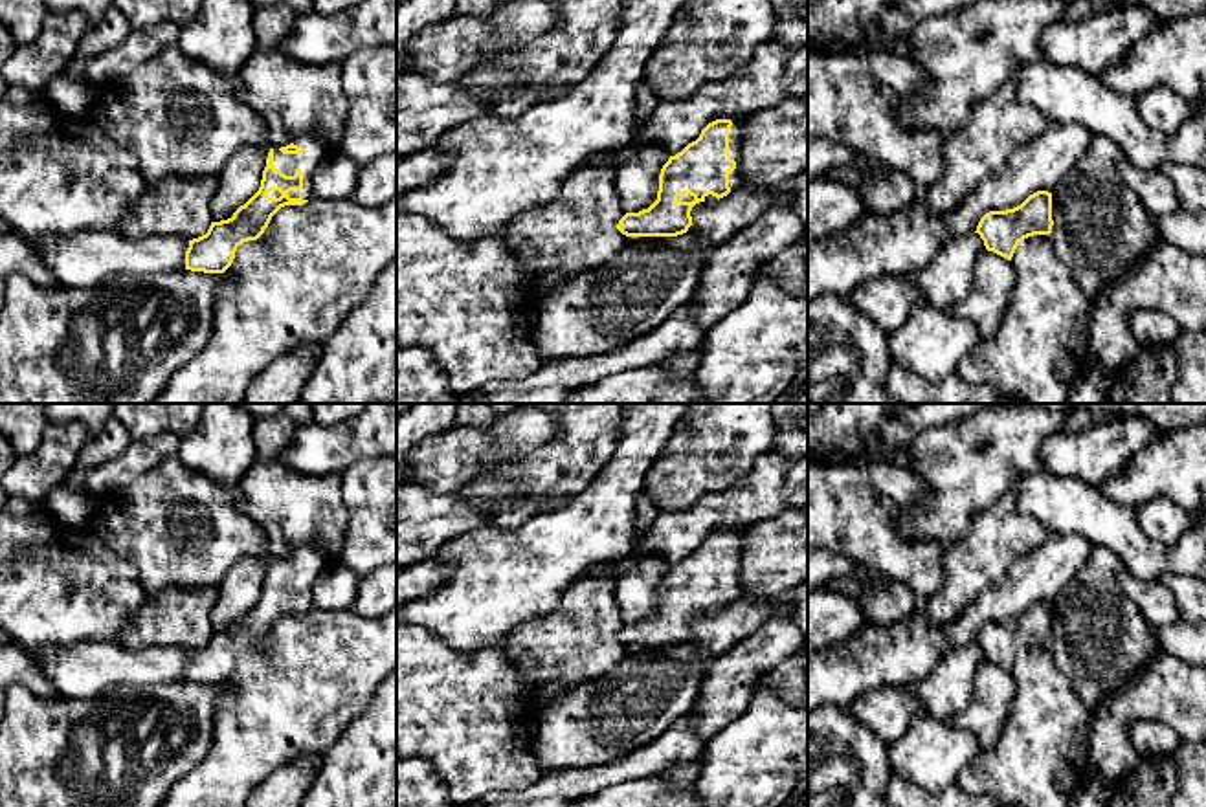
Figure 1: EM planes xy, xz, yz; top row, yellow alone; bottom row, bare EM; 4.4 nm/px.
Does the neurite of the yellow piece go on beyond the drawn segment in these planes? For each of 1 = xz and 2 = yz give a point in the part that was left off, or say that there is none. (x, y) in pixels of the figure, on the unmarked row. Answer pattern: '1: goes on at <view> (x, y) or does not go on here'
1: goes on at xz (735, 545)
2: does not go on here

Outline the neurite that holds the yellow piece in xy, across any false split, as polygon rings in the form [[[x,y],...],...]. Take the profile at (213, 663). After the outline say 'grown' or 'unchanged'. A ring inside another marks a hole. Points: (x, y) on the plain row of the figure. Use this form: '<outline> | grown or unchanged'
[[[314,548],[270,559],[259,602],[231,629],[211,633],[206,646],[189,651],[185,680],[224,684],[242,653],[257,651],[285,616],[303,616],[314,607],[314,583],[329,561]]] | grown

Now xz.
[[[716,530],[681,563],[670,567],[659,585],[657,611],[639,624],[626,624],[617,640],[626,647],[677,647],[692,636],[690,622],[699,613],[718,613],[743,596],[738,572],[742,567],[742,530]]] | grown

